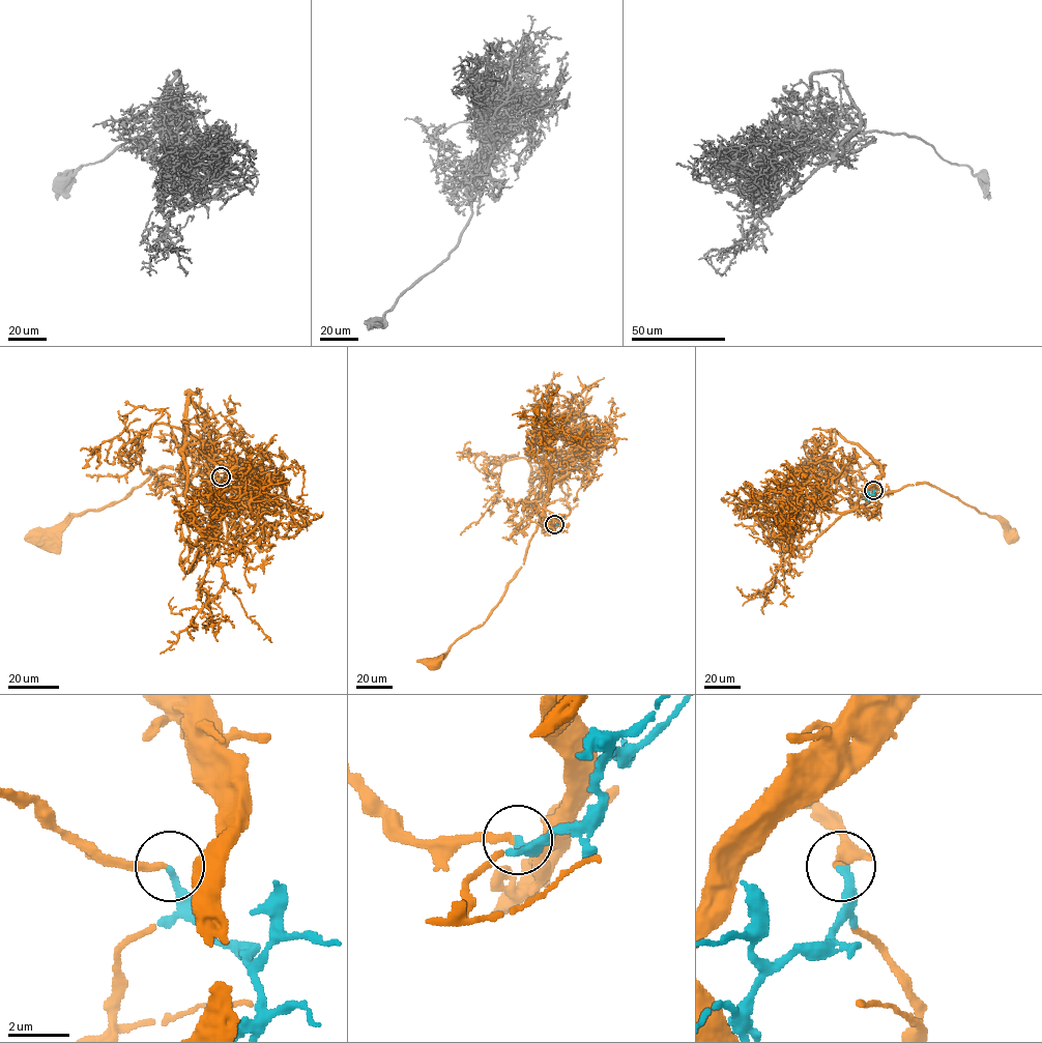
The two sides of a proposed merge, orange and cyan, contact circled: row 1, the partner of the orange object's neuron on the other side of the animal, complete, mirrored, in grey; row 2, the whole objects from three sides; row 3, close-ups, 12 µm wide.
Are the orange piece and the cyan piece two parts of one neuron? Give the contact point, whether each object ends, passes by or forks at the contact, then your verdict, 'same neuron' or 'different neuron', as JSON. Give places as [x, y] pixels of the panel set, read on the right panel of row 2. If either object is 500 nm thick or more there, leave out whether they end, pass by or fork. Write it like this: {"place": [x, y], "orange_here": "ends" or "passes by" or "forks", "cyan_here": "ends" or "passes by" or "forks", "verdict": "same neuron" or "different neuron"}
{"place": [873, 490], "orange_here": "ends", "cyan_here": "ends", "verdict": "same neuron"}

